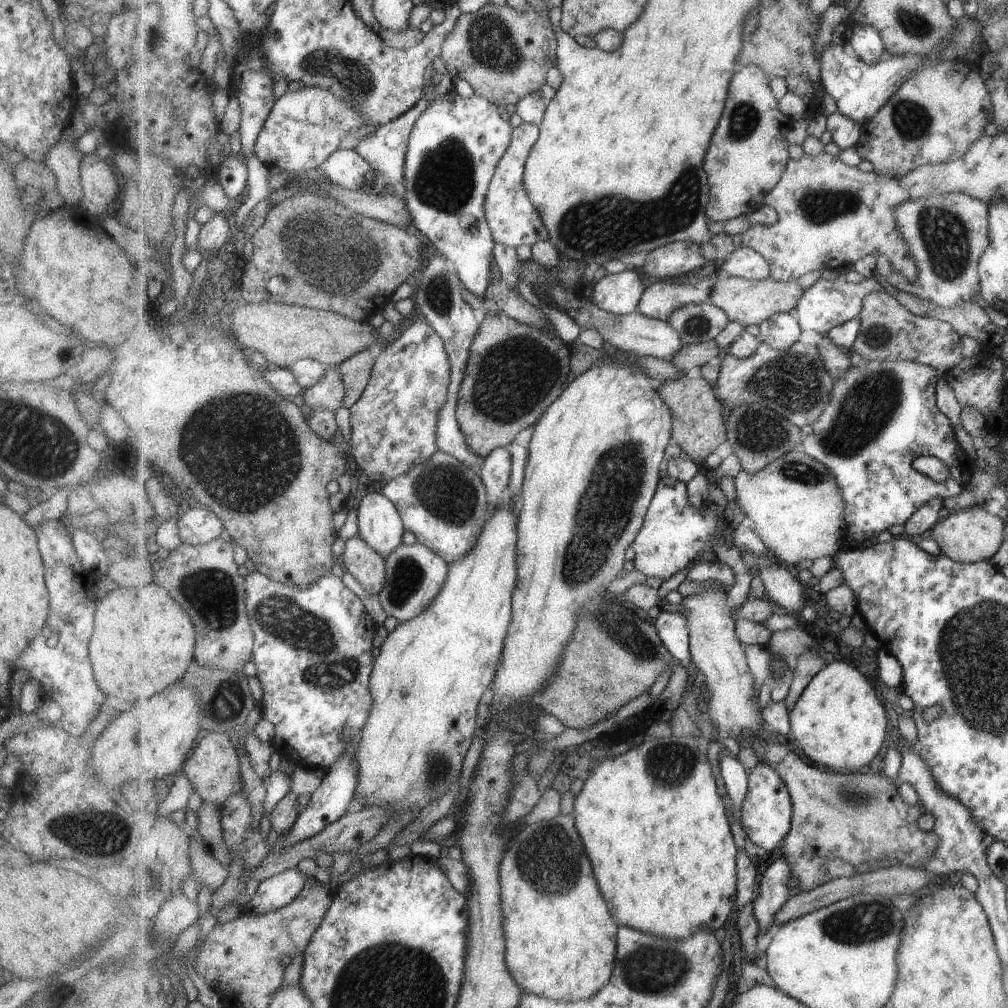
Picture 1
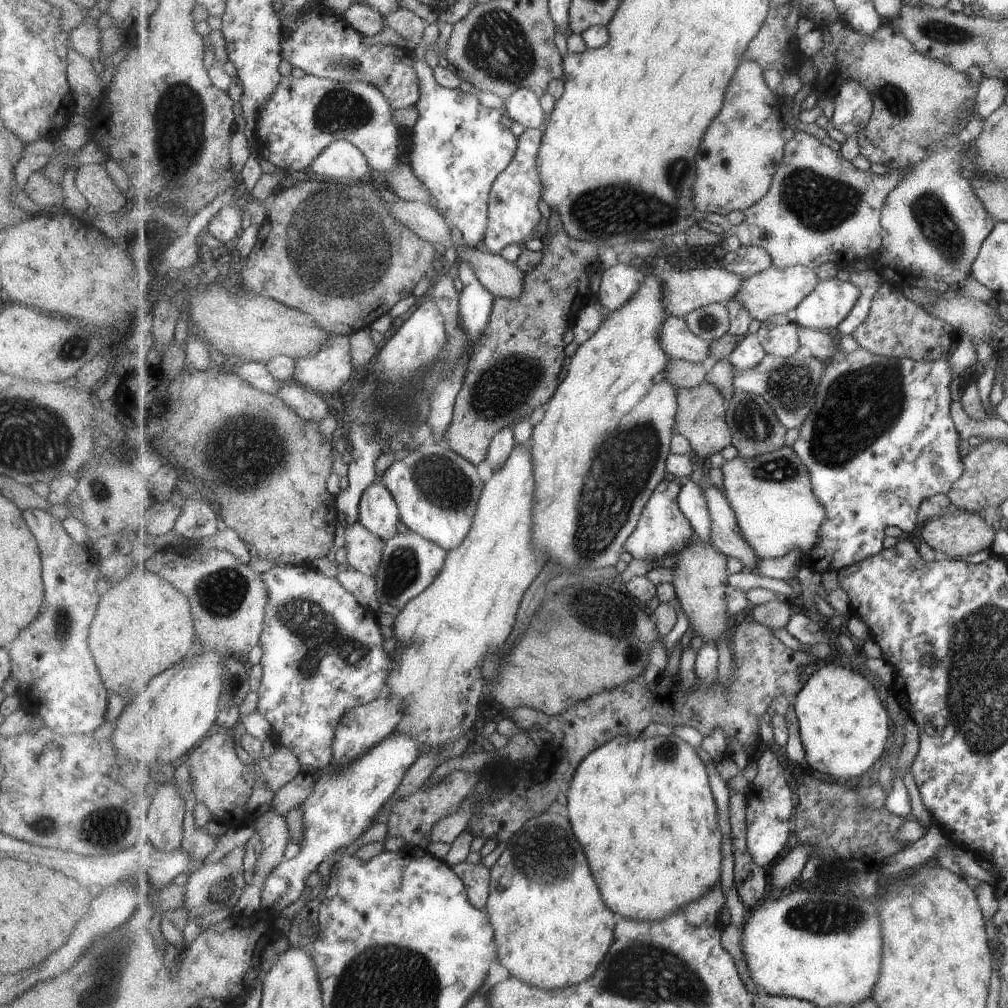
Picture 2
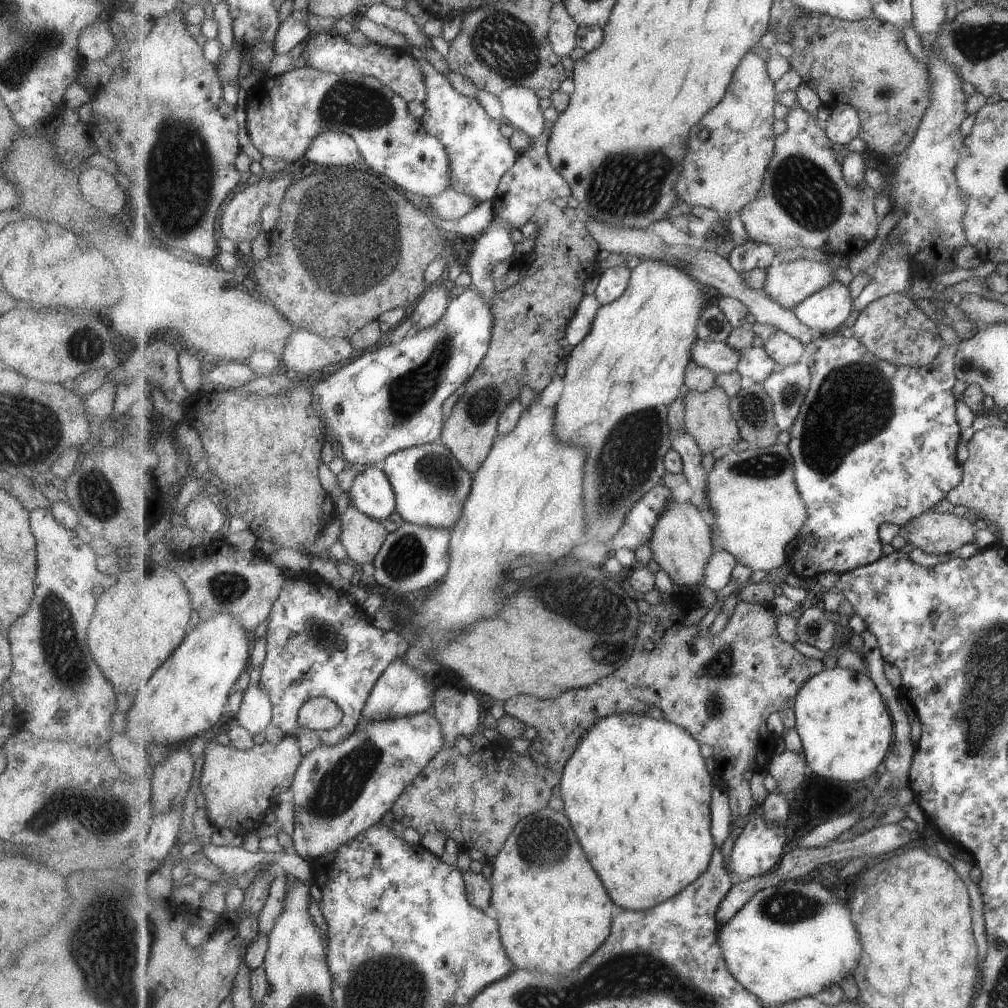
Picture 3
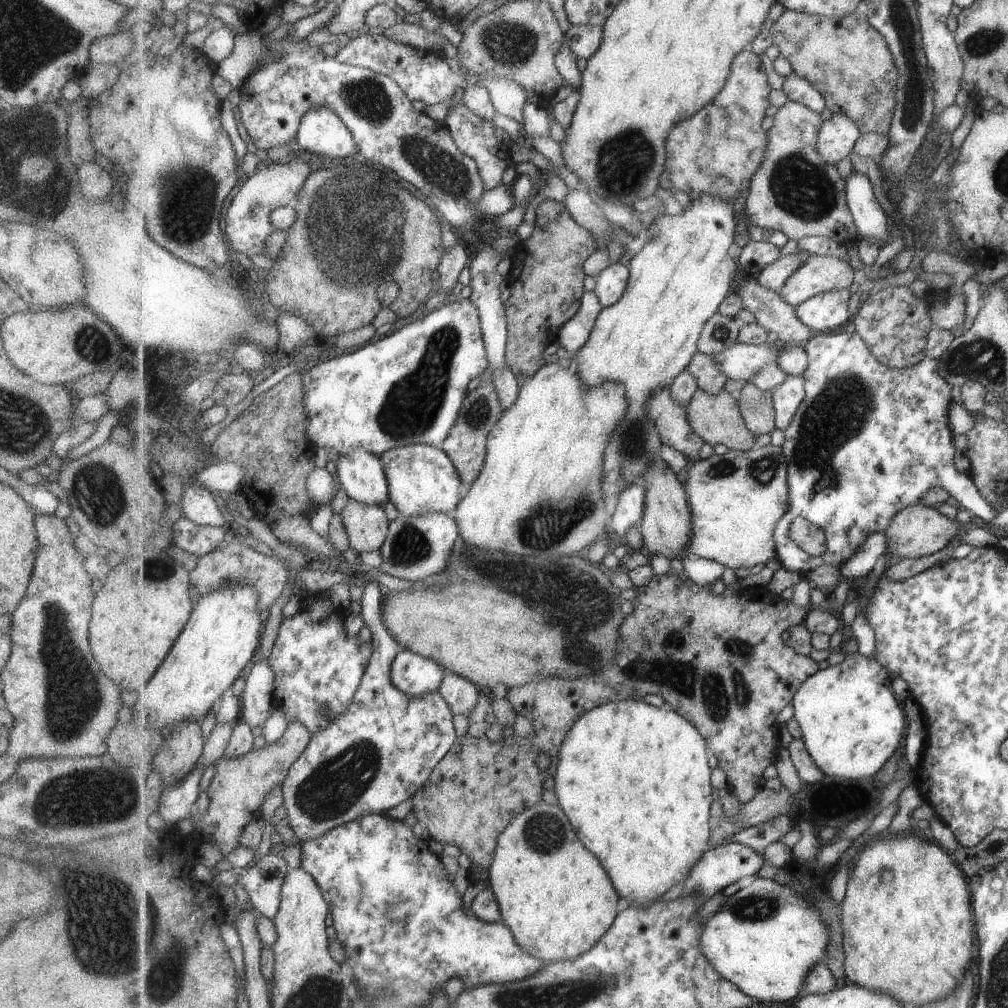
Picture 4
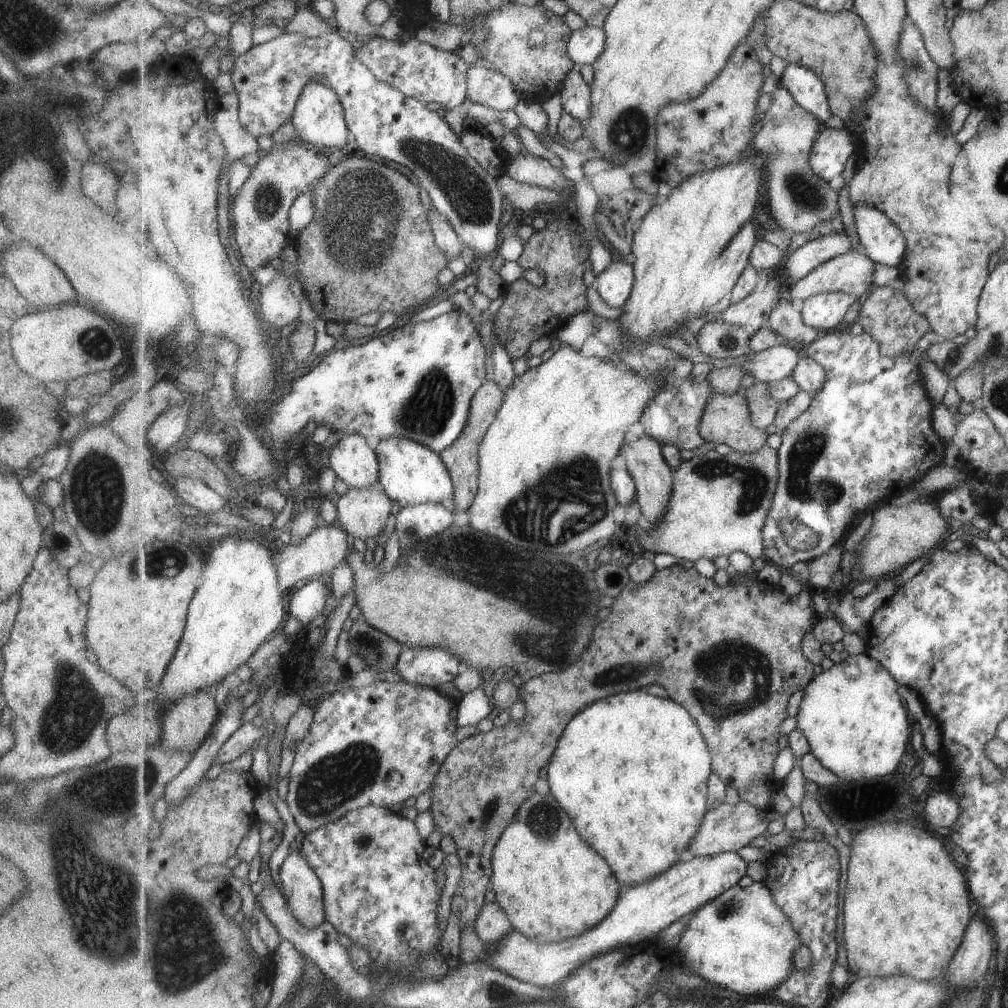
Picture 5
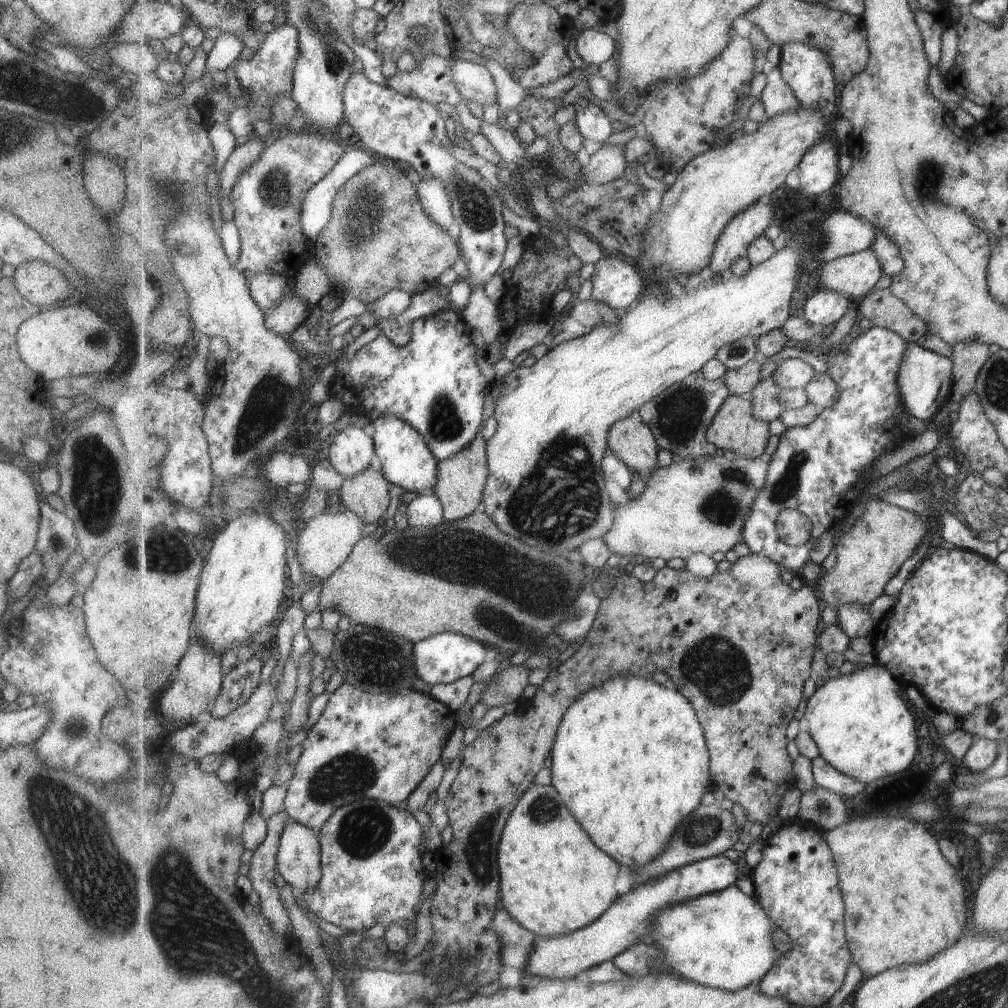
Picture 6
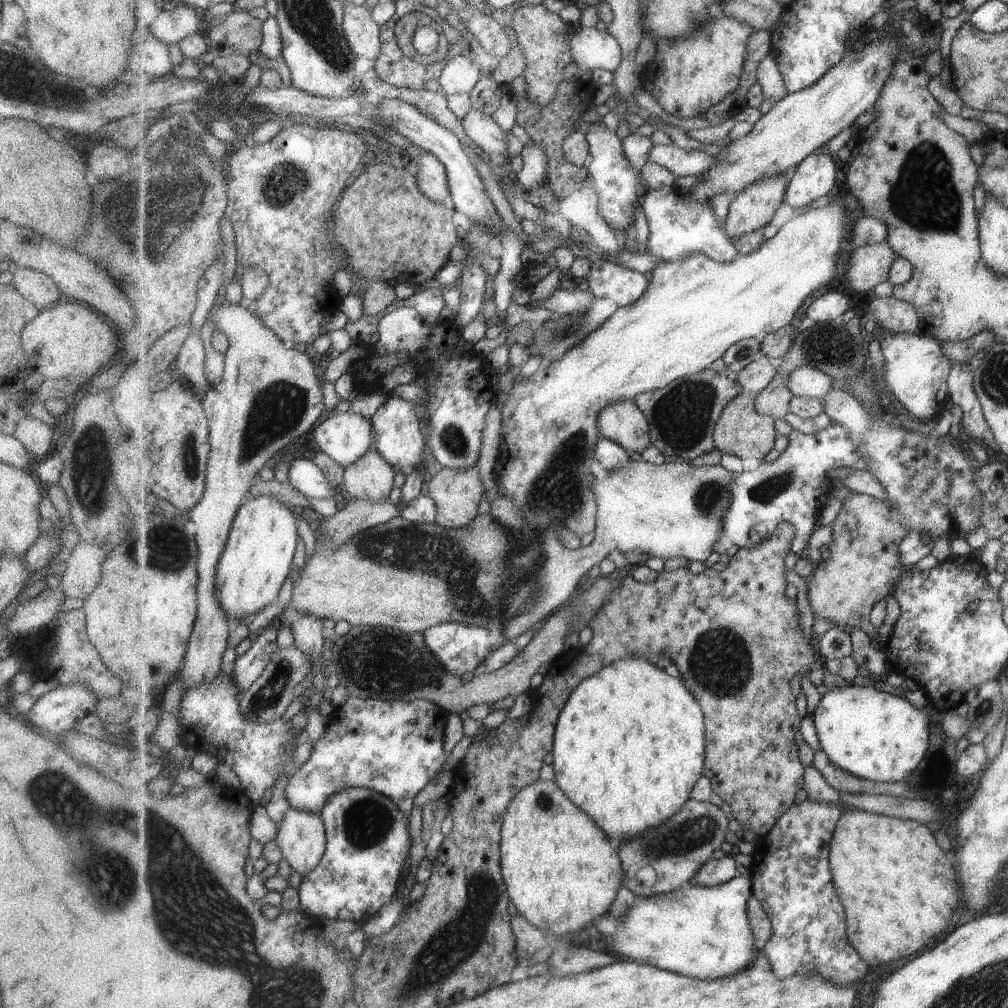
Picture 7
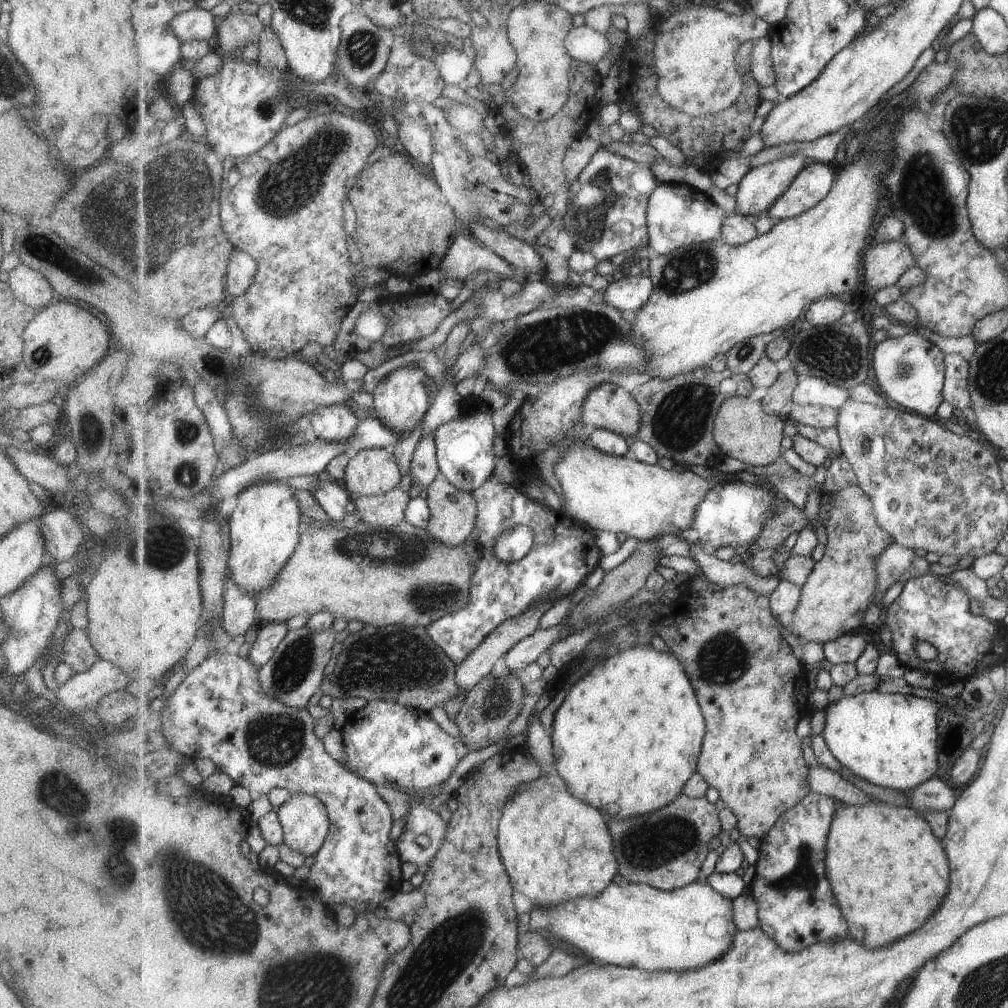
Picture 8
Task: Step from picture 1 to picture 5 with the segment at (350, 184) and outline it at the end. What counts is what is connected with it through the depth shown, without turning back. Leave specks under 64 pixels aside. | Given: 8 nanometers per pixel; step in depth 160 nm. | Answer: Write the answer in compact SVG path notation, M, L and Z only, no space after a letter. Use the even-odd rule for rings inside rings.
M310 81L300 96L300 102L296 106L296 114L292 118L296 138L321 146L339 146L343 148L352 138L346 114L340 96L323 83Z

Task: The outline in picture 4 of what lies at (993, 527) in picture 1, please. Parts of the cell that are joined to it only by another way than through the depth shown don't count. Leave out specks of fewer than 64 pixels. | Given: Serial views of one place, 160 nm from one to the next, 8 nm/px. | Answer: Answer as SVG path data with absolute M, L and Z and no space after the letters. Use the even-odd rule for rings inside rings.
M917 503L911 507L904 508L892 520L892 526L885 531L889 543L888 559L892 558L892 556L895 556L894 560L896 558L903 560L909 557L918 559L939 552L955 536L957 523L954 518L945 518L941 514L938 505L928 507Z

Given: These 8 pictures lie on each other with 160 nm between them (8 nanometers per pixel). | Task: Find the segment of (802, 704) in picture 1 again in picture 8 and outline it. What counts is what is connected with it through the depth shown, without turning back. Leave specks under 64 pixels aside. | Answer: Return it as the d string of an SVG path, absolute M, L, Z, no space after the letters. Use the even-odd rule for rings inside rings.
M870 691L845 695L841 700L827 705L826 725L822 735L838 761L855 775L869 782L906 791L935 776L939 768L939 708L942 703L917 695Z

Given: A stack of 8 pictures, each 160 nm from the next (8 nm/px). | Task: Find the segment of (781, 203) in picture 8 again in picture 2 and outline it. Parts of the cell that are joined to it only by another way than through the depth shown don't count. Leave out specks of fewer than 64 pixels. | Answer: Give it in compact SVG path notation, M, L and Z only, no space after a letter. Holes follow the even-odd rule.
M844 81L835 95L831 124L847 137L861 134L872 119L874 102L872 92L861 81Z

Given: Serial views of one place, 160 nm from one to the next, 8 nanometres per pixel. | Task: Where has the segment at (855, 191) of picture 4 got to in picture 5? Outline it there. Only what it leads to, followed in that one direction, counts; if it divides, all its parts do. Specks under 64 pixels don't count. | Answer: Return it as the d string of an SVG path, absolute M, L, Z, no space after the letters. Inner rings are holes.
M859 203L853 211L862 251L876 263L902 268L906 258L907 239L895 221L869 203Z

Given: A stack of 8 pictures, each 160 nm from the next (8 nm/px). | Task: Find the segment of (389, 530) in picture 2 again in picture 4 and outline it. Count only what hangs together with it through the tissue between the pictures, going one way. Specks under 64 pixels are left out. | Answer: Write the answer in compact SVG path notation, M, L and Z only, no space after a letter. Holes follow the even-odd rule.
M352 448L346 455L341 455L336 462L337 477L341 486L351 499L366 505L382 505L389 501L390 486L382 457L377 458L366 448Z

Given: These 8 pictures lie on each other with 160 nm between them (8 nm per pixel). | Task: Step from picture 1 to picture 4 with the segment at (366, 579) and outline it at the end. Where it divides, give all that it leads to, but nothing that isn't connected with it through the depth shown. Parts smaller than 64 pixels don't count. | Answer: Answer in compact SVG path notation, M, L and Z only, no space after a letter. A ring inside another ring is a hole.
M350 499L341 514L356 553L376 551L388 539L390 522L382 505L366 505Z

